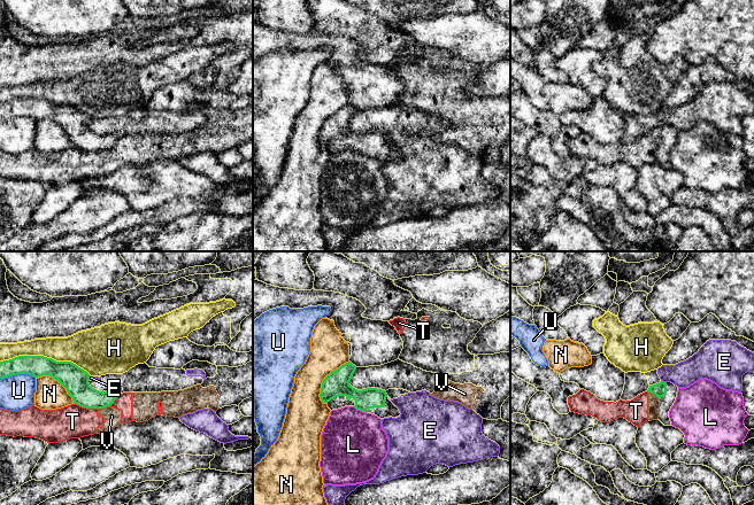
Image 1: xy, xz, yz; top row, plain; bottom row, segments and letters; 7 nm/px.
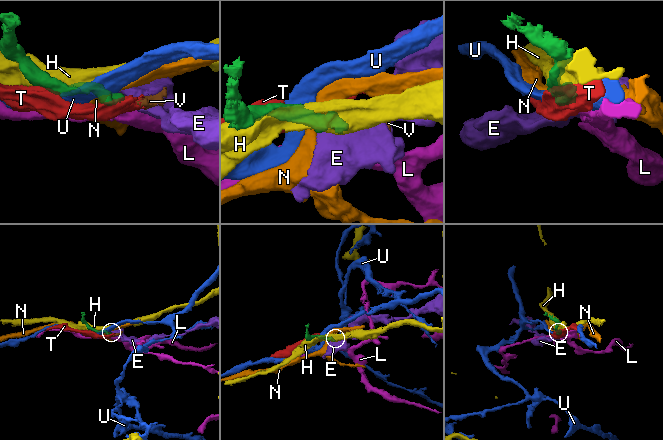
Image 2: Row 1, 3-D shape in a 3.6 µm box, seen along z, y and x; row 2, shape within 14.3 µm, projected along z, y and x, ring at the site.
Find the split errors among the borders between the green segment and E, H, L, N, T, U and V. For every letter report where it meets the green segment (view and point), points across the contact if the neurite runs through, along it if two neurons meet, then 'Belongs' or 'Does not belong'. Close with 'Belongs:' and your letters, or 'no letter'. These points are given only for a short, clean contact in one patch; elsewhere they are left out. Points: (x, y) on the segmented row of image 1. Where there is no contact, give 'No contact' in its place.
E: Touches green at yz (662, 381). Does not belong
H: Touches green at xy (46, 357). Does not belong
L: Touches green at xz (360, 410). Boundary: xz (353, 406), (366, 412). Does not belong
N: Touches green at xz (324, 379). Does not belong
T: Touches green at xy (87, 408). Does not belong
U: Touches green at xy (17, 373). Does not belong
V: Touches green at yz (654, 394). Boundary: yz (648, 391), (659, 398). Does not belong
Belongs: no letter

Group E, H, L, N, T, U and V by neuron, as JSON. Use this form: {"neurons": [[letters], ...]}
{"neurons": [["E"], ["H"], ["L"], ["N"], ["T", "V"], ["U"]]}

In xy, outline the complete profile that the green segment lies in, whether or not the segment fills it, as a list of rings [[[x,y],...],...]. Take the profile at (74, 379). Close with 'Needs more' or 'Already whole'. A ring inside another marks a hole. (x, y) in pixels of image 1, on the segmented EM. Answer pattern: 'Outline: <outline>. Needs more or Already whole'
Outline: [[[18,356],[0,362],[0,379],[17,374],[34,378],[49,375],[57,380],[72,397],[74,404],[86,409],[110,406],[117,398],[117,391],[99,391],[89,383],[90,374],[71,362],[56,362],[44,356]]]. Already whole

